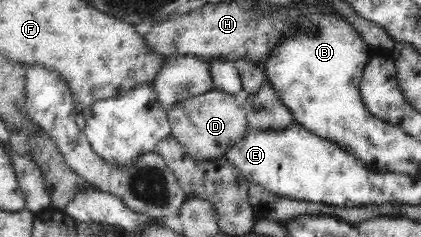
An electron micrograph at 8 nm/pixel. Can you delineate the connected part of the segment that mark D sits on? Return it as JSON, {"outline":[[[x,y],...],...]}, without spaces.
{"outline":[[[216,88],[180,101],[167,110],[167,119],[172,136],[184,146],[184,152],[196,161],[213,161],[224,157],[227,150],[249,129],[247,114],[236,103],[235,95]]]}

